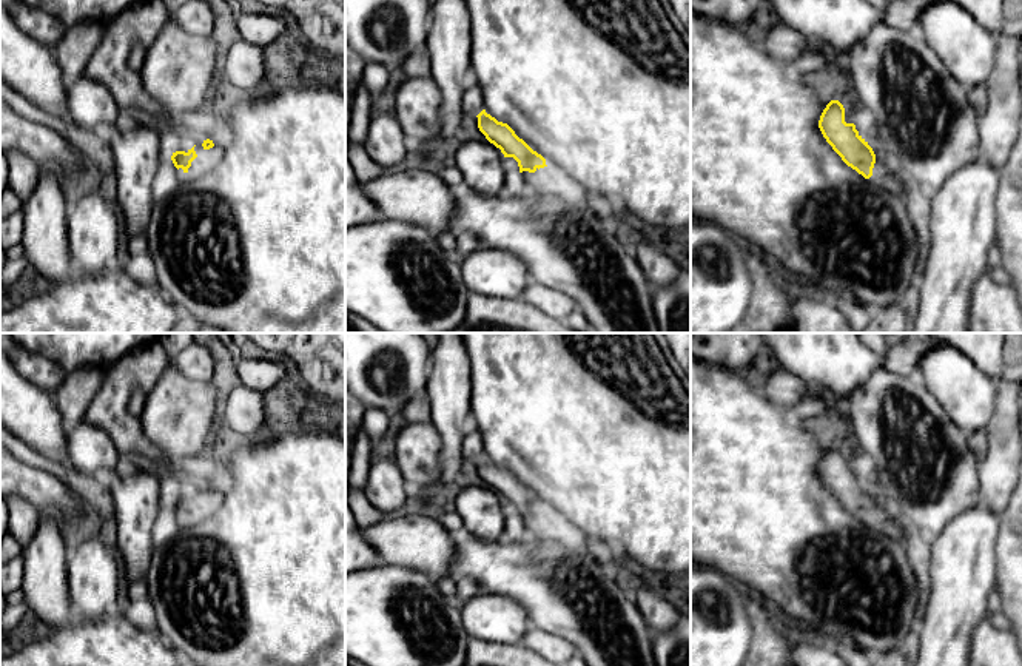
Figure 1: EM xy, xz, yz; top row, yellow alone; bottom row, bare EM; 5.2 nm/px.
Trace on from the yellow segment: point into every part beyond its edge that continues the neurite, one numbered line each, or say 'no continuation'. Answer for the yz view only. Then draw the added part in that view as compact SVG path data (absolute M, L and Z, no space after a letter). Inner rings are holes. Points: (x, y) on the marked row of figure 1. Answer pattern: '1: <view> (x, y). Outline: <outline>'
1: yz (884, 173). Outline: M882 153L876 154L872 176L868 180L900 196L905 185L905 177L900 174L900 171L894 168L891 160L885 157Z

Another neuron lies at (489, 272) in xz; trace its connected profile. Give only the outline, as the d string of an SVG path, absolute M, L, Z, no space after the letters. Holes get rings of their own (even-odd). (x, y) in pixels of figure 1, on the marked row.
M481 247L461 259L461 276L469 293L498 299L521 298L532 281L526 264L516 254Z

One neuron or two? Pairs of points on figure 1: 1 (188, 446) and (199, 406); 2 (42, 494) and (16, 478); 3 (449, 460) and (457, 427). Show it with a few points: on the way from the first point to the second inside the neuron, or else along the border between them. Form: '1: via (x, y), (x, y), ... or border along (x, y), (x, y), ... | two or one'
1: via (188, 437), (190, 415) | one
2: via (36, 487), (22, 480) | one
3: via (452, 452), (452, 435) | one

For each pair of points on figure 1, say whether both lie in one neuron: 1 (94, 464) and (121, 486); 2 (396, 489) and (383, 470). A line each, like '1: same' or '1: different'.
1: different
2: same

